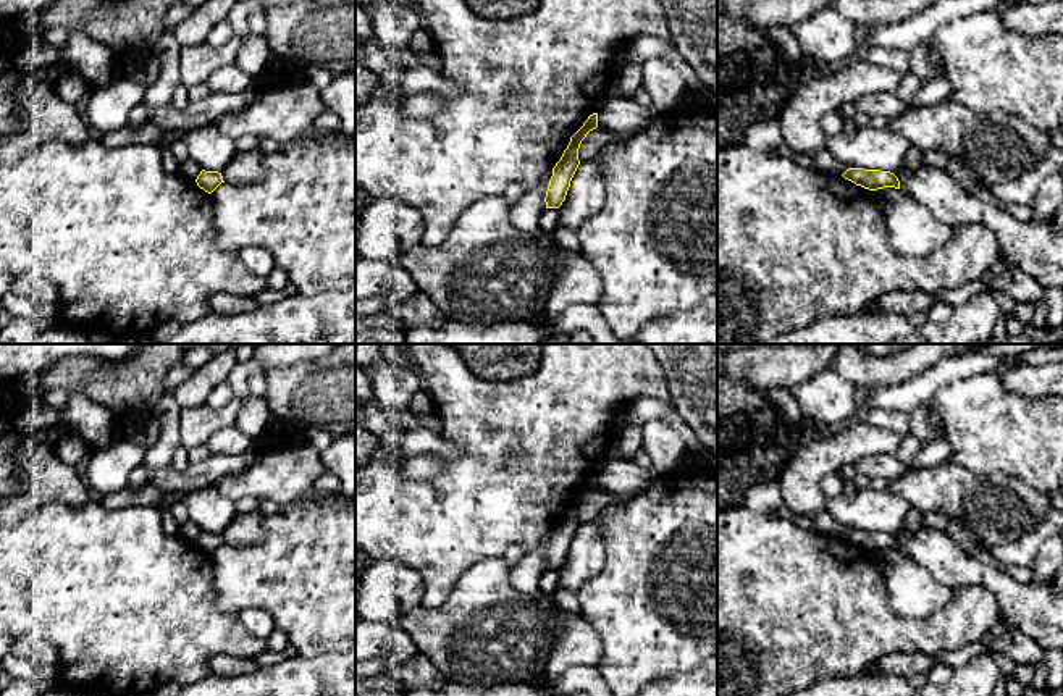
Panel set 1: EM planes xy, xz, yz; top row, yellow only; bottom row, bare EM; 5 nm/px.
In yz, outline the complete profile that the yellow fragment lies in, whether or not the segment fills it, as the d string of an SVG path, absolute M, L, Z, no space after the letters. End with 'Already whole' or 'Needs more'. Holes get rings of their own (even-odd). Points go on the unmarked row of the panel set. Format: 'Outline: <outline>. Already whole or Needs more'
Outline: M848 530L842 538L855 544L856 547L861 547L869 552L877 552L884 549L900 551L898 539L890 533Z. Already whole

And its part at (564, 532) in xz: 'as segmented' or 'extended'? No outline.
as segmented

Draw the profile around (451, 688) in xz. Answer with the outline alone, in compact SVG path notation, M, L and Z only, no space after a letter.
M449 681L441 691L420 688L407 691L405 696L548 696L548 693L544 688L536 688L533 685L498 685L485 688Z

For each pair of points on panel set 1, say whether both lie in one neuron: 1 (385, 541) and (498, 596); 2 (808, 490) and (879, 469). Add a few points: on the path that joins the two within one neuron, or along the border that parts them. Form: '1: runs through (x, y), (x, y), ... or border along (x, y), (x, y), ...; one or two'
1: border along (493, 557), (474, 564), (451, 595), (436, 607); two
2: border along (892, 454), (866, 454), (855, 464); two

